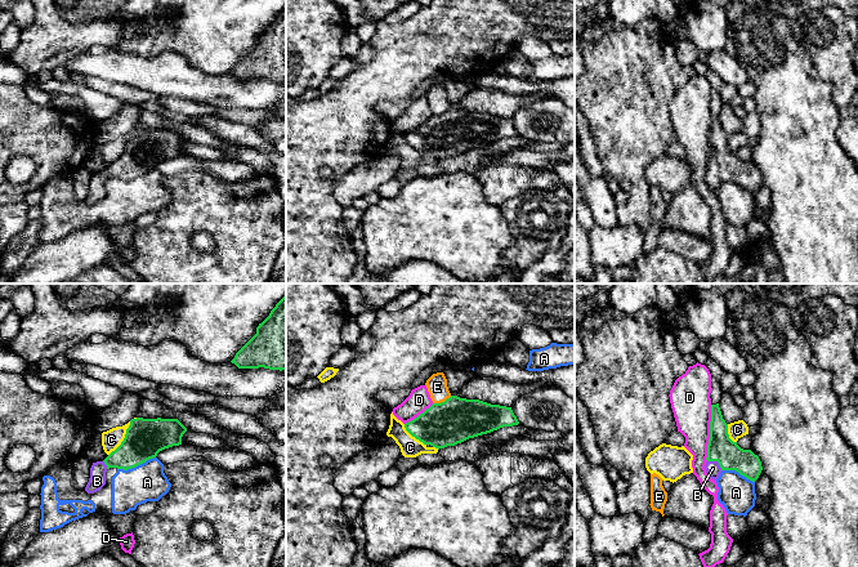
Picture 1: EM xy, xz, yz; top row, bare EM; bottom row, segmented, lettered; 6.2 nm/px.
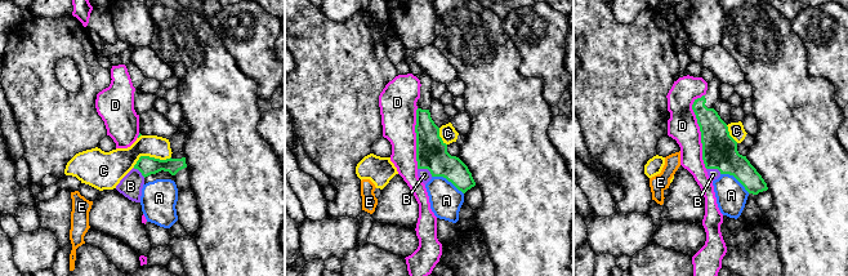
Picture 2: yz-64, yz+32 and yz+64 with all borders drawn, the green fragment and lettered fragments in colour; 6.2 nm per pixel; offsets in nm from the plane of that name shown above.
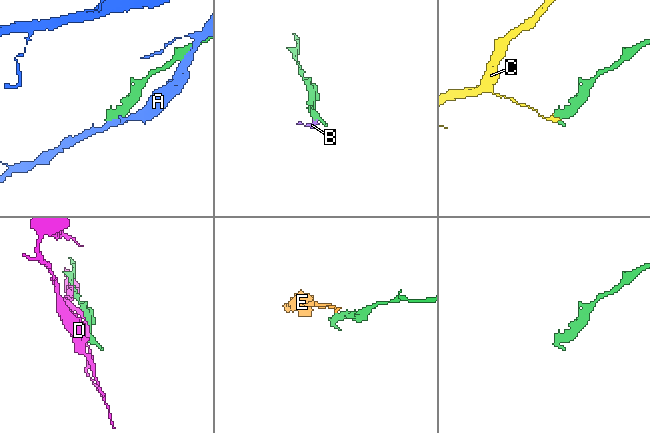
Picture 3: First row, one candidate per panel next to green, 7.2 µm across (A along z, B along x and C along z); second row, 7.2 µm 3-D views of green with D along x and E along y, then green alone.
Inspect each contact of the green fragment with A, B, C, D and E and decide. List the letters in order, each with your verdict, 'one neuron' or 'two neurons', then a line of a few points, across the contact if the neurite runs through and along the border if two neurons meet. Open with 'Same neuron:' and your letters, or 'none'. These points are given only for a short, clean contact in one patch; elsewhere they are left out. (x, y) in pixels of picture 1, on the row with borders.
Same neuron: B
A: two neurons
B: one neuron | yz (722, 449), (722, 455), (716, 460), (713, 468)
C: two neurons | xy (130, 422), (124, 440), (108, 455)
D: two neurons
E: two neurons | xz (451, 396), (433, 403)

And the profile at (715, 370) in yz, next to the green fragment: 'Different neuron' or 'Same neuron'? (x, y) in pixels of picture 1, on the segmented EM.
Same neuron

